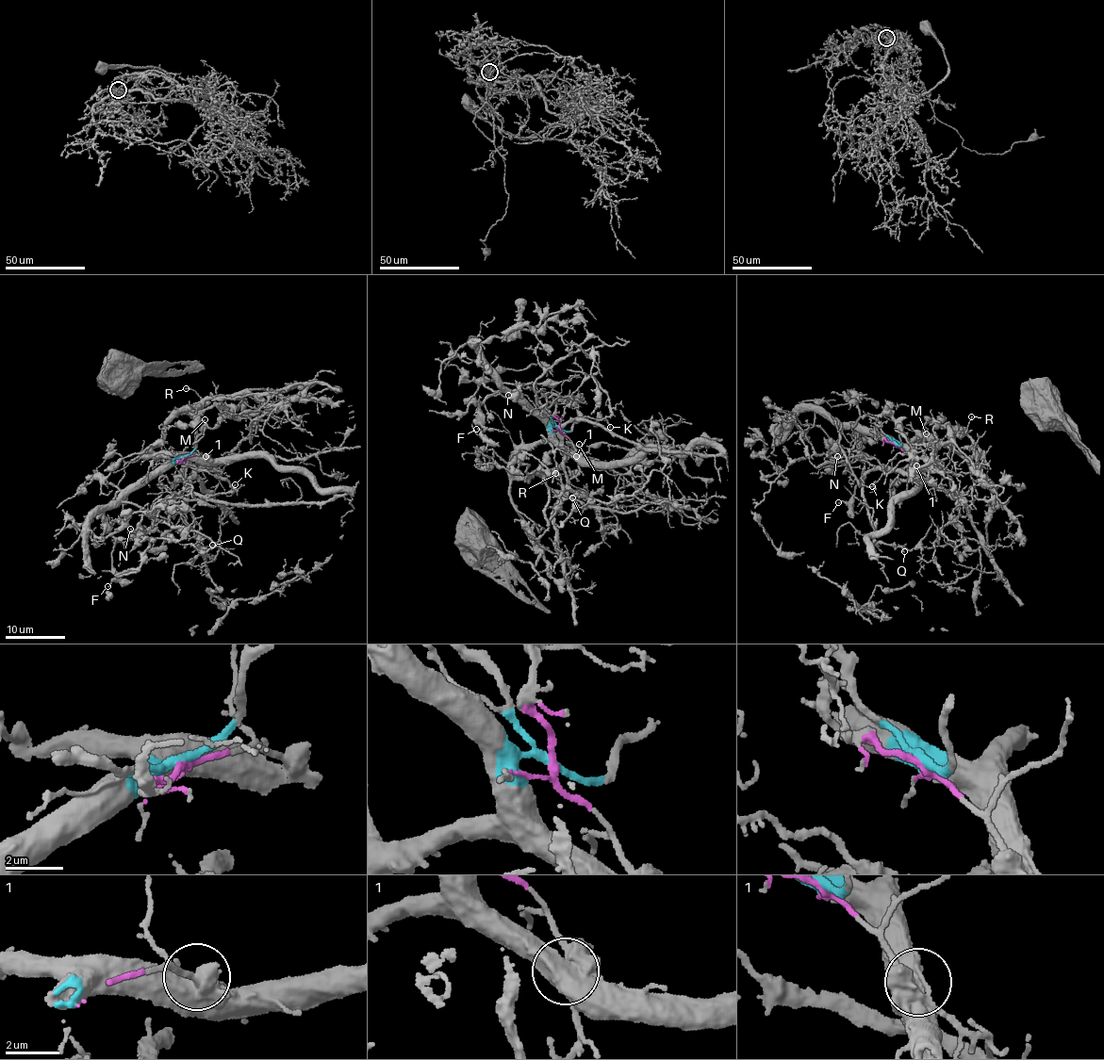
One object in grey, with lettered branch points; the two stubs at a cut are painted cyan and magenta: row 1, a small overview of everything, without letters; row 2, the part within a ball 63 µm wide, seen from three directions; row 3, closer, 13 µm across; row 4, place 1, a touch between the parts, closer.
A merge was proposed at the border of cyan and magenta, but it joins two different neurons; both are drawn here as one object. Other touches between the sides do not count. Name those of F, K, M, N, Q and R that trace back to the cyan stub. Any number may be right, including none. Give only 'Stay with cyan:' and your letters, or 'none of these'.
Stay with cyan: F, N, R

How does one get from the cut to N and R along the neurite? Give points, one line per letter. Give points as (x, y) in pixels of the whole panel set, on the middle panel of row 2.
N: (560, 427), (502, 383), (523, 384), (518, 385), (516, 394), (510, 397), (507, 394)
R: (560, 427), (553, 426), (546, 439), (524, 449), (512, 467), (512, 475), (566, 466), (570, 474), (555, 474)

